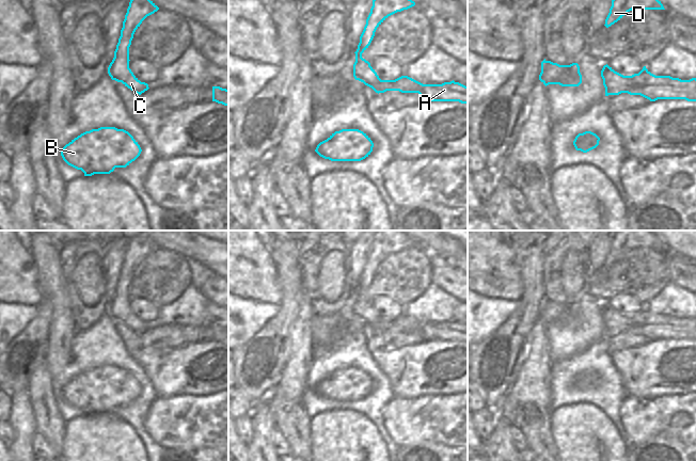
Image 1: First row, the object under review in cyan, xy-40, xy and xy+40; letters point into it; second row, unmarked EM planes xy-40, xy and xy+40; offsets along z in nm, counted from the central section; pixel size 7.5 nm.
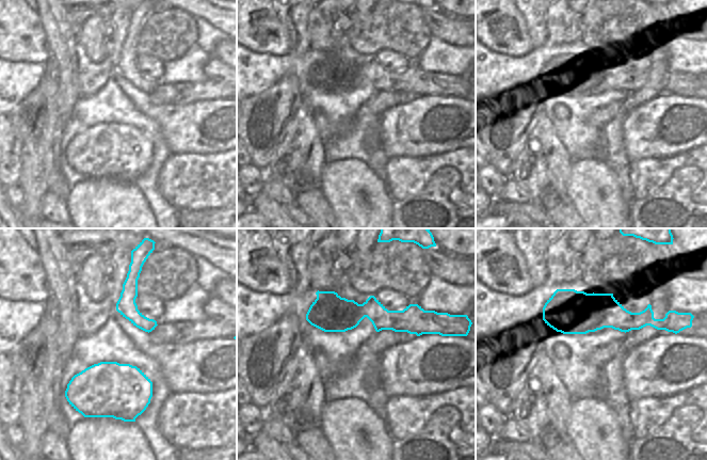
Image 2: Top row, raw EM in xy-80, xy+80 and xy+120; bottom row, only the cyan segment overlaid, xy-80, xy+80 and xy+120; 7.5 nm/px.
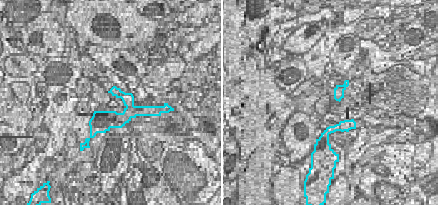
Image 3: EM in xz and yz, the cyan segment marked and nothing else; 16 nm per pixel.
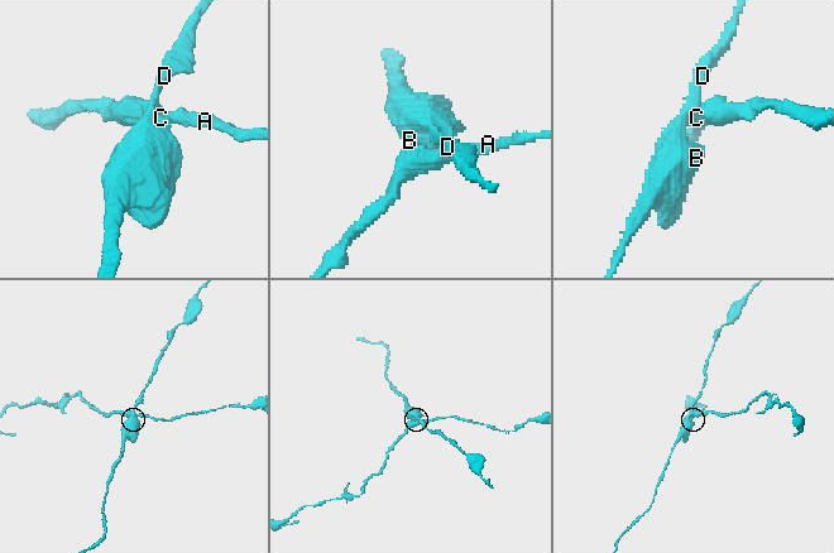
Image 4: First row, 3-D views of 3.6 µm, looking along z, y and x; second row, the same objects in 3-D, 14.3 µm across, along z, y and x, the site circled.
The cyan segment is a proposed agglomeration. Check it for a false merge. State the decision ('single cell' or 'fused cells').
fused cells

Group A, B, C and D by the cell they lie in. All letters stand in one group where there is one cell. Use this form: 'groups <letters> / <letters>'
groups A / B C D

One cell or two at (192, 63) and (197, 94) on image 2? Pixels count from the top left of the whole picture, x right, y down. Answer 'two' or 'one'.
two

